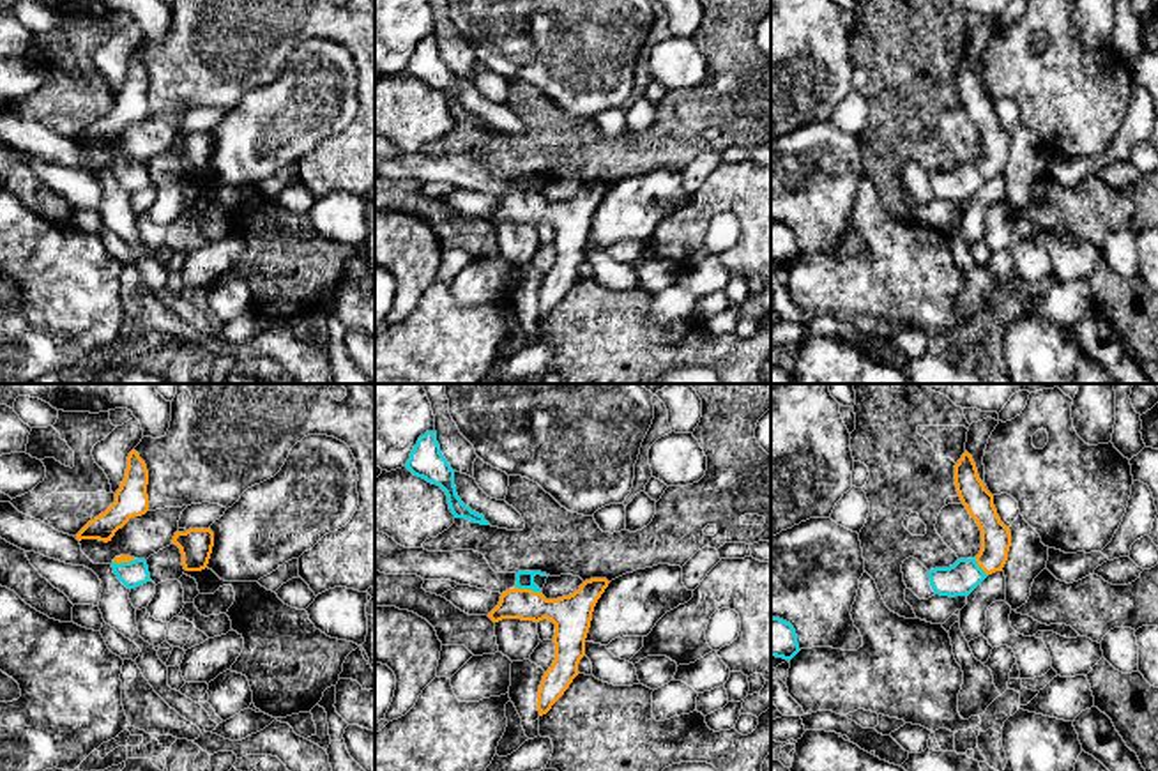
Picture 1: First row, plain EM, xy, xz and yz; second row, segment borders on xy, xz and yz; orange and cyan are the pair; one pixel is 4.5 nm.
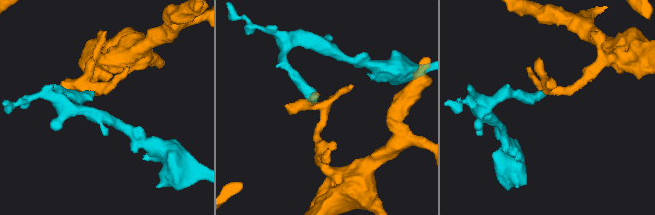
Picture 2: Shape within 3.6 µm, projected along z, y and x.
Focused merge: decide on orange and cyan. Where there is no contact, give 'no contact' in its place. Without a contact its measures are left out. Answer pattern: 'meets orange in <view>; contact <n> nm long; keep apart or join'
meets orange in xz; contact 120 nm long; join

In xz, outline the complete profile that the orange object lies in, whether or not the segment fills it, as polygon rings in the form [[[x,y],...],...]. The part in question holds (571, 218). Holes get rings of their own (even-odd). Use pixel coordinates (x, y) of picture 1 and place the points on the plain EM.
[[[518,175],[516,189],[502,196],[499,209],[488,221],[493,226],[502,223],[539,226],[548,223],[555,228],[555,263],[545,276],[537,295],[537,315],[543,320],[580,278],[578,267],[585,260],[592,216],[610,186],[606,182],[590,182],[569,200],[546,203],[534,187],[536,179],[548,180],[541,175]]]

